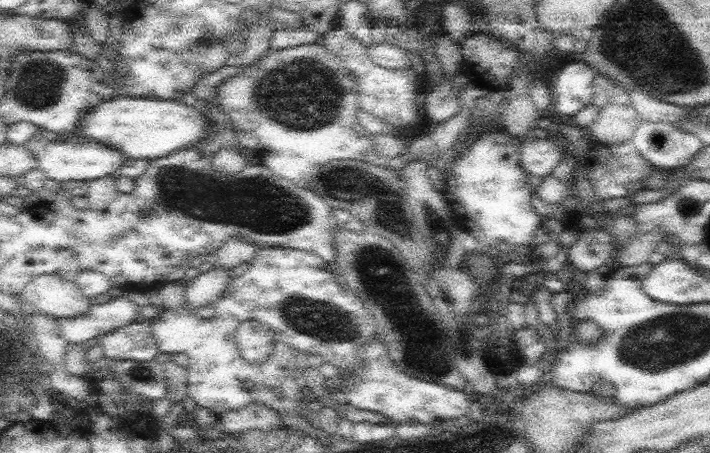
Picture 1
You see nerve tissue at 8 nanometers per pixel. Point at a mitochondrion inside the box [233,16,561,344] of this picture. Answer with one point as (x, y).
(298, 97)

